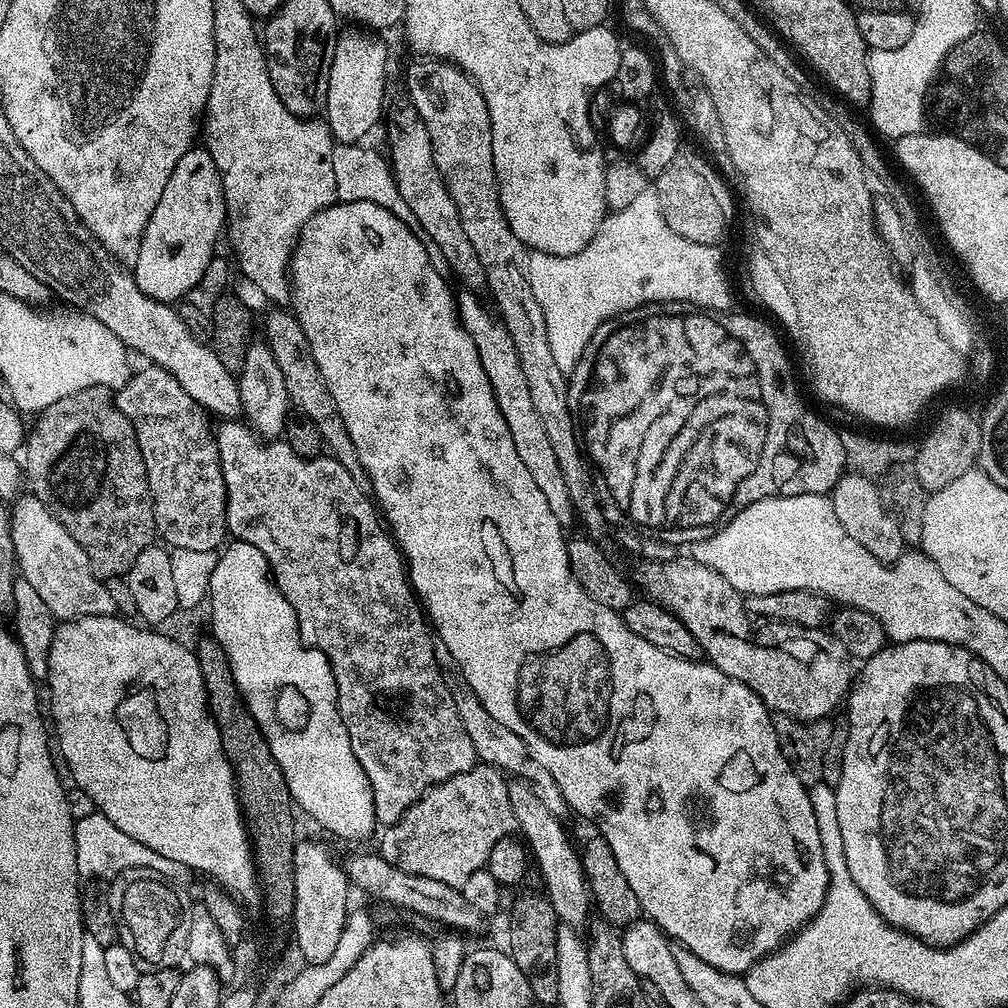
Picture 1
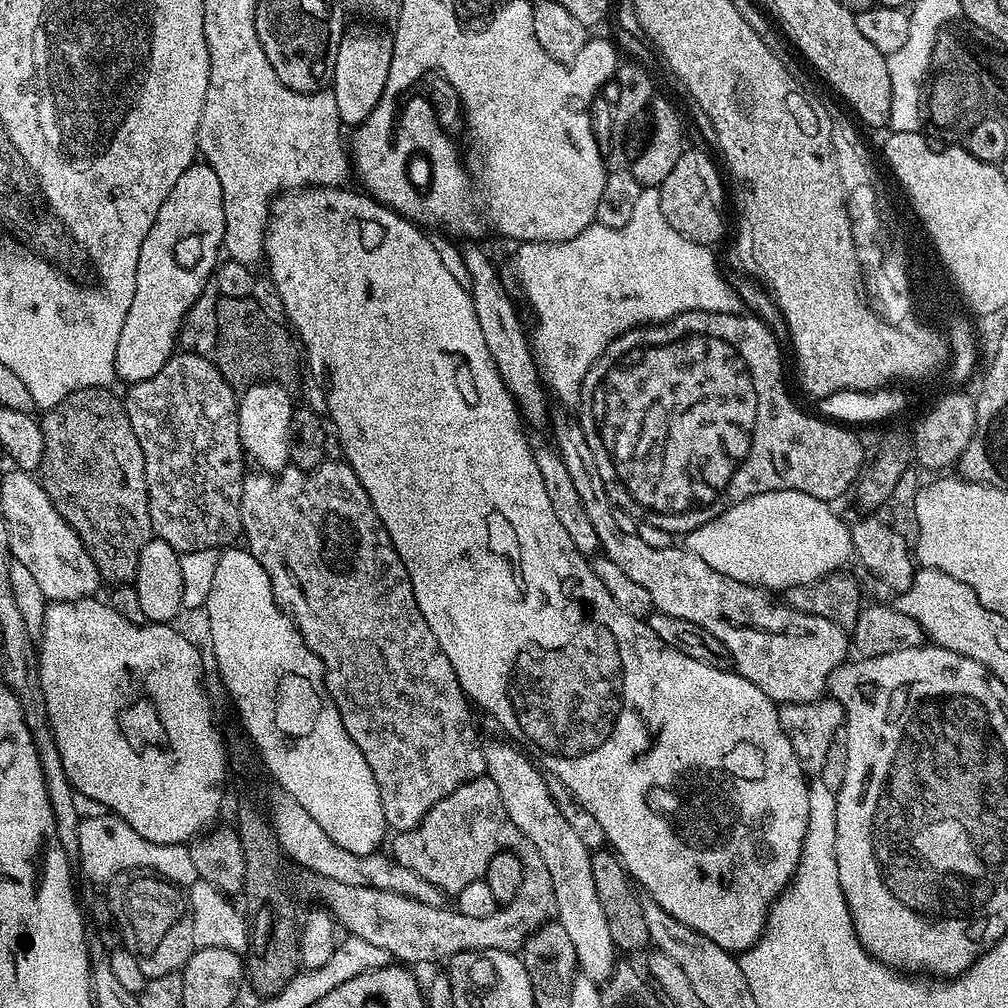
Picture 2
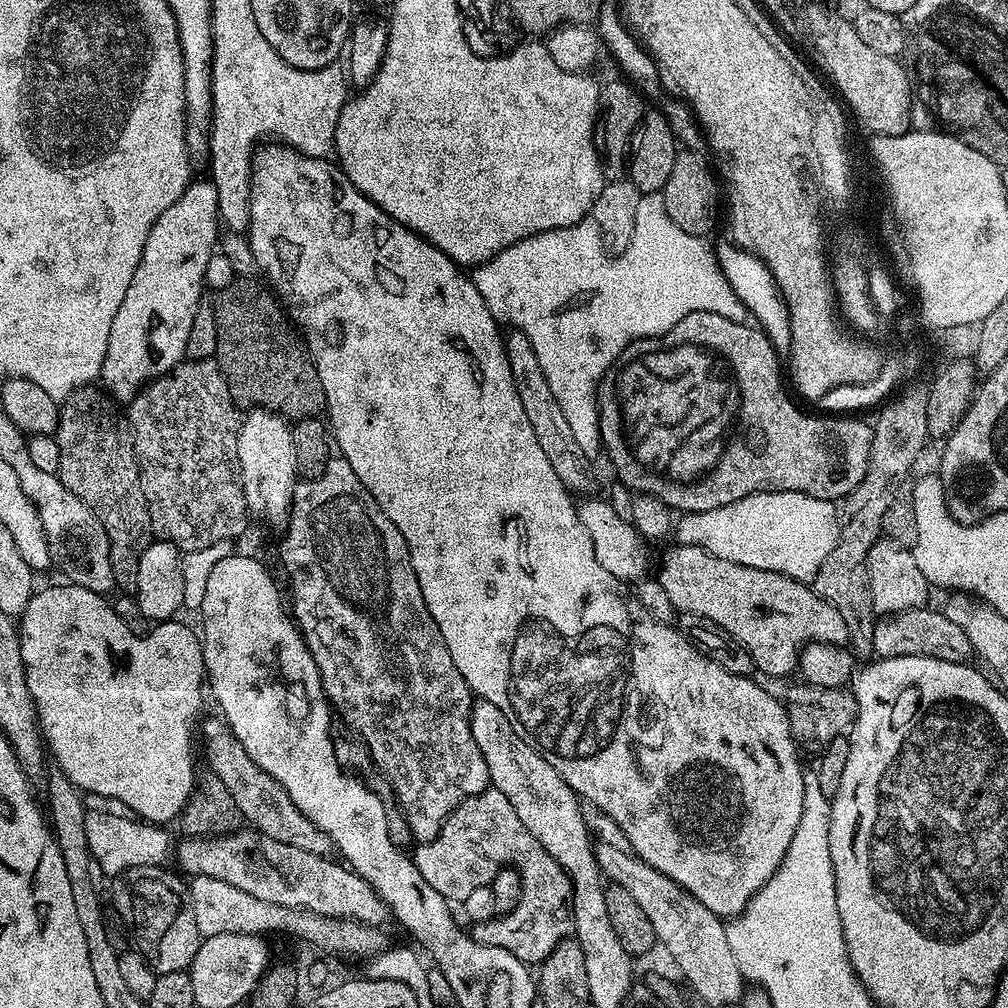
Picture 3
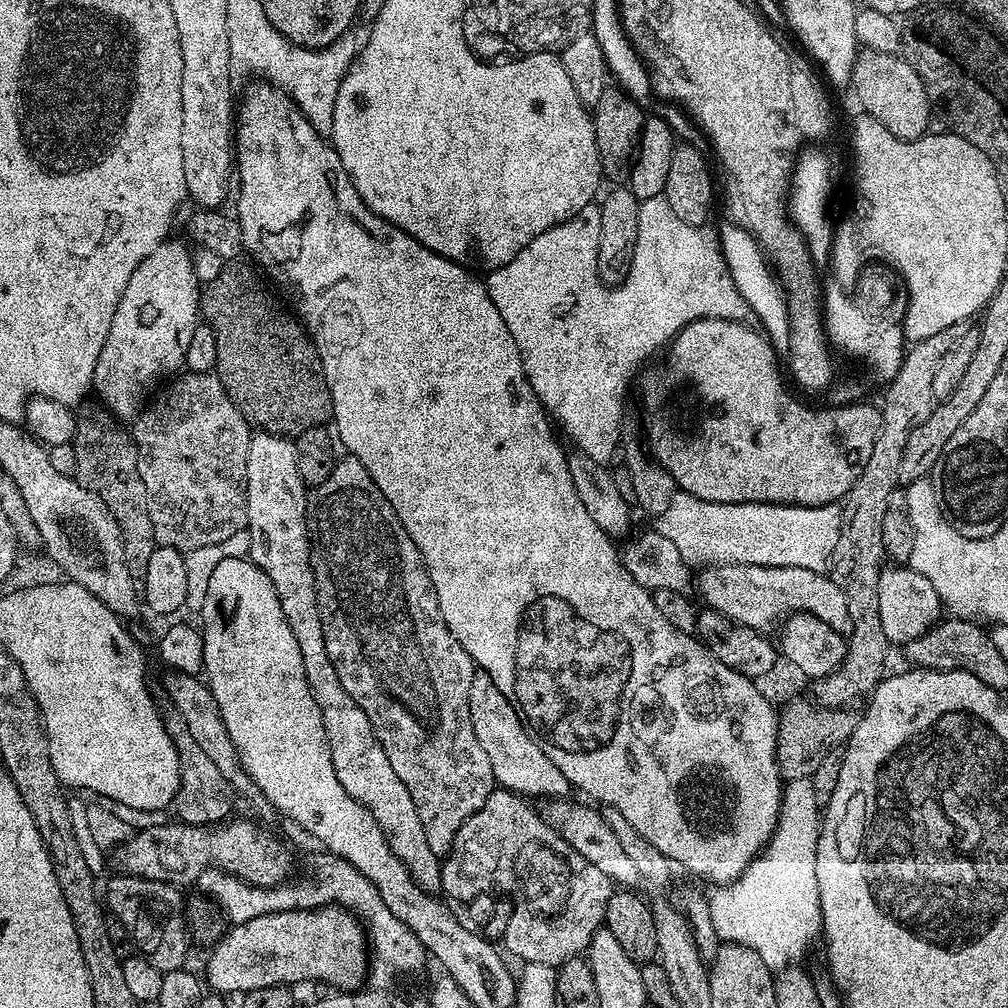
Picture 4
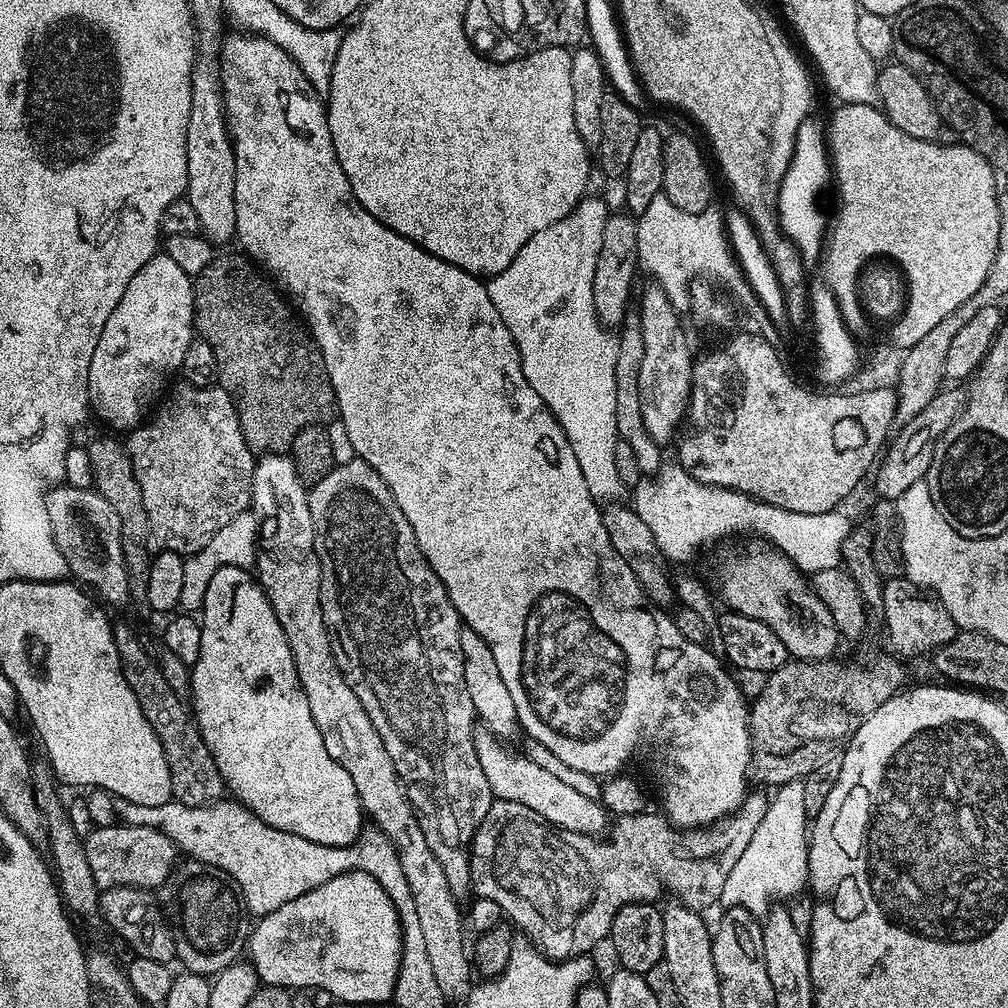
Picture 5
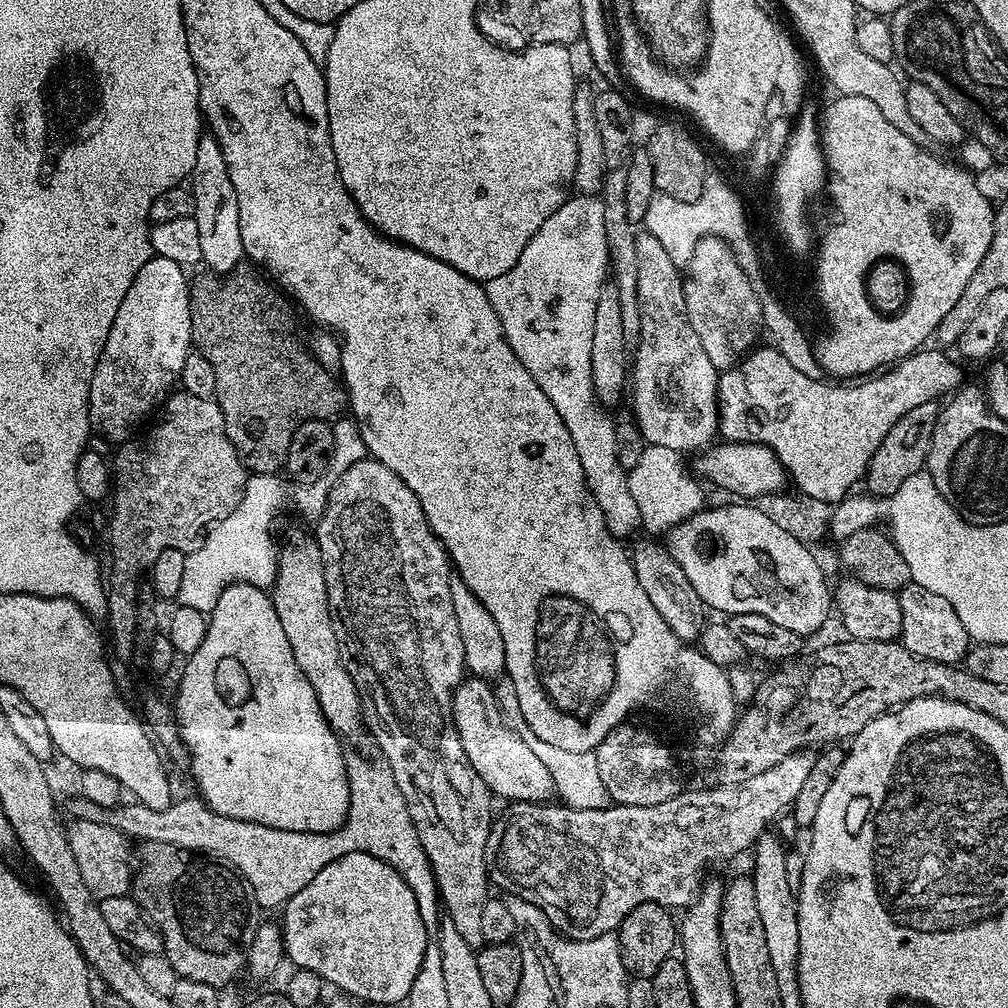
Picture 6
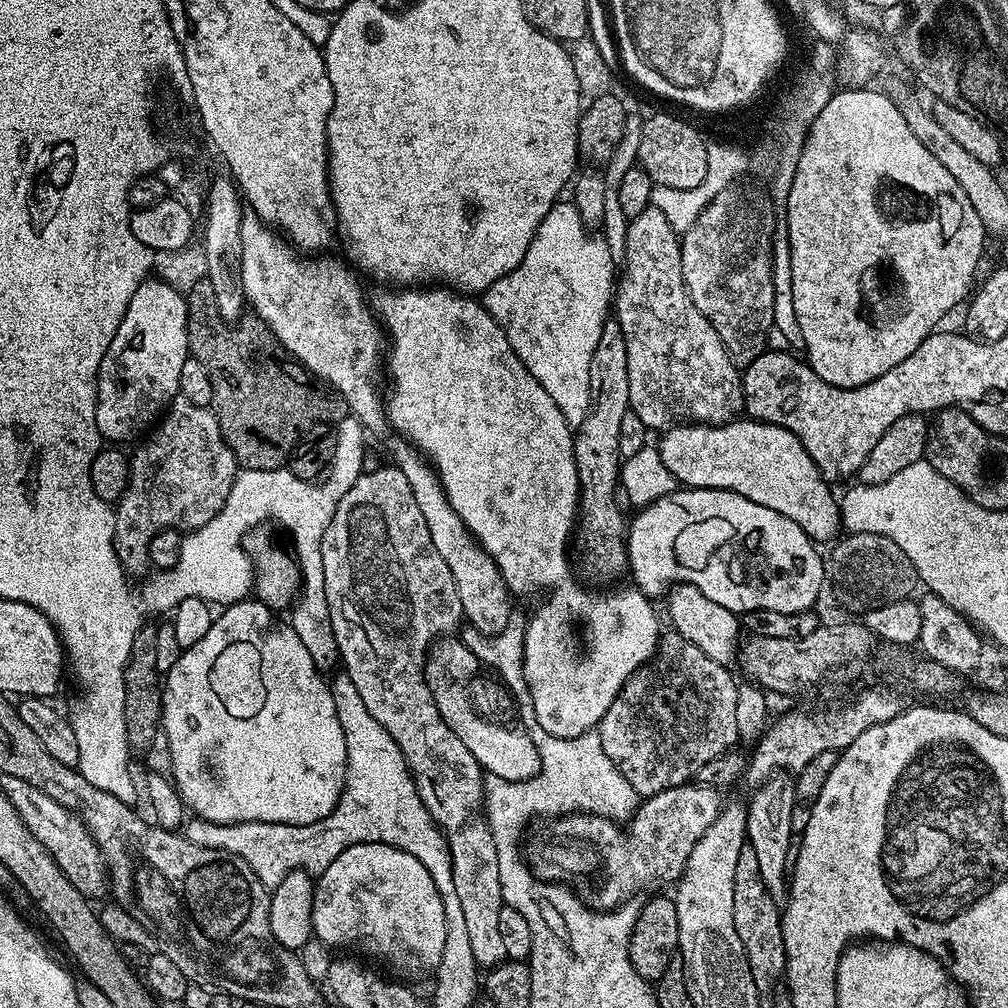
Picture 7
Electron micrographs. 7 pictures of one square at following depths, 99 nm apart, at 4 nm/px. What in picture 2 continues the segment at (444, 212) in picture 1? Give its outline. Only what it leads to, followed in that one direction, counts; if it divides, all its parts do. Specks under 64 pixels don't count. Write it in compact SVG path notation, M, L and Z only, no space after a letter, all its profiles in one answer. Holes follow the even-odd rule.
M476 242L465 243L462 251L465 258L466 269L470 270L472 287L472 301L474 314L478 314L478 322L482 325L482 334L486 337L486 346L490 349L490 358L494 358L494 366L502 378L502 382L510 390L521 417L527 425L540 428L549 423L550 407L549 397L546 395L546 386L542 381L542 370L538 365L538 358L530 345L530 338L524 334L524 326L520 316L492 265L492 260L476 245Z

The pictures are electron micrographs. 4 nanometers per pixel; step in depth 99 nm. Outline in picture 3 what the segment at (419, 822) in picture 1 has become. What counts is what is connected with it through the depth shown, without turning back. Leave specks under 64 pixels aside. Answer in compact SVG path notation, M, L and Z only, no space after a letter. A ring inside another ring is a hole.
M489 786L484 792L474 794L462 801L453 812L446 817L443 826L433 840L426 840L415 845L416 852L411 853L412 861L418 866L418 874L438 890L449 902L463 902L470 894L470 890L489 887L492 879L499 874L501 868L515 868L520 876L522 898L512 912L495 920L488 920L484 924L472 924L470 936L473 940L482 942L486 946L498 946L514 958L518 958L529 966L538 966L558 946L558 942L569 939L572 930L572 883L568 875L558 866L558 862L522 826L522 818L514 814L514 806L497 788ZM241 827L240 831L232 832L228 836L210 836L207 838L184 838L175 845L174 848L174 860L180 863L179 871L181 873L189 872L189 877L195 878L197 876L209 876L214 878L218 882L226 882L230 886L234 886L238 890L242 890L246 894L250 894L254 898L258 898L262 902L274 902L278 906L286 906L287 908L299 908L302 912L313 912L316 916L329 916L332 920L342 920L345 922L355 922L357 924L366 924L369 928L383 929L384 923L389 923L390 913L386 902L382 902L382 898L378 898L378 894L369 886L364 879L361 878L351 868L345 866L343 863L335 862L334 859L327 856L315 856L312 853L307 853L306 850L300 850L295 846L287 845L286 842L278 842L277 839L268 838L266 834L257 832L251 827Z

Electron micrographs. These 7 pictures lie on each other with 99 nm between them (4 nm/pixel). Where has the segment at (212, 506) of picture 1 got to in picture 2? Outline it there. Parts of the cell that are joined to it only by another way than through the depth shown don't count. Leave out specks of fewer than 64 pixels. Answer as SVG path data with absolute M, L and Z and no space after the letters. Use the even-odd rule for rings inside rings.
M181 351L172 355L154 378L131 385L127 391L128 396L123 397L124 409L130 418L130 426L134 426L138 446L142 446L153 533L181 554L235 545L242 536L240 503L246 475L246 453L240 445L236 409L237 389L228 385L208 356Z

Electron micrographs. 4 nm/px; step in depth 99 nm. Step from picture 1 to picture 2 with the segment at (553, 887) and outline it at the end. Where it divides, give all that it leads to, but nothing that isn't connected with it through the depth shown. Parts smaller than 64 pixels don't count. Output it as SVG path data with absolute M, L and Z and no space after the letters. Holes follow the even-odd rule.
M504 740L484 744L485 773L494 786L498 786L498 798L502 798L506 814L510 814L510 822L534 842L534 850L542 854L542 862L546 862L546 870L550 870L550 882L554 882L555 919L566 929L574 946L579 971L595 984L603 985L617 964L618 949L614 946L614 938L610 938L602 902L598 902L594 874L590 871L592 853L582 846L570 822L562 818L562 810L558 810L545 773L515 743Z

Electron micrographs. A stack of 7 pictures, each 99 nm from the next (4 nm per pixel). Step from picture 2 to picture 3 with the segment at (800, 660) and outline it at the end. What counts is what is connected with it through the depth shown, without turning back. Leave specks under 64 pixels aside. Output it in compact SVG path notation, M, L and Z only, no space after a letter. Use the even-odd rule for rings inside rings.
M677 543L660 560L658 579L662 590L670 602L674 602L677 613L690 616L710 618L722 630L726 630L750 654L756 663L756 672L765 672L768 676L776 676L780 672L780 660L799 661L805 644L839 644L847 645L850 633L842 614L830 606L805 581L795 580L786 574L778 574L774 570L758 570L750 566L742 566L736 562L726 562L698 546Z

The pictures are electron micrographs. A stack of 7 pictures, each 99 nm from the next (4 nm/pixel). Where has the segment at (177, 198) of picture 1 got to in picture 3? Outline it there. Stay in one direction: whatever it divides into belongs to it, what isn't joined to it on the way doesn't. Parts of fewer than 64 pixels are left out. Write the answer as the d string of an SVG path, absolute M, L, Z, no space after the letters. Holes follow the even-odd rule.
M196 178L189 182L178 202L164 210L162 218L154 222L154 230L150 230L150 238L146 238L138 270L134 270L126 298L122 298L122 306L118 306L118 314L114 314L114 323L110 326L110 342L106 346L106 358L102 362L99 379L104 380L103 391L113 400L131 402L147 384L165 376L185 359L186 338L190 338L194 314L202 304L200 295L206 292L206 262L210 262L212 253L217 251L216 235L219 232L222 232L222 221L218 210L218 190L208 178Z

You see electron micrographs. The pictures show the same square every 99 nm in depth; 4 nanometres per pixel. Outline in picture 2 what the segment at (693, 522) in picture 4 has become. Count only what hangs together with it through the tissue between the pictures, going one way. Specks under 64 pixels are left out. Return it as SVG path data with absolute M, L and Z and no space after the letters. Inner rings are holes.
M778 490L754 494L734 506L730 506L721 516L698 526L683 537L683 547L689 548L706 566L718 570L718 574L726 574L726 578L734 578L738 582L746 582L755 588L765 590L791 590L799 584L812 584L828 576L831 572L841 571L844 563L853 559L852 534L849 525L843 524L832 513L831 503L814 498L798 490Z

